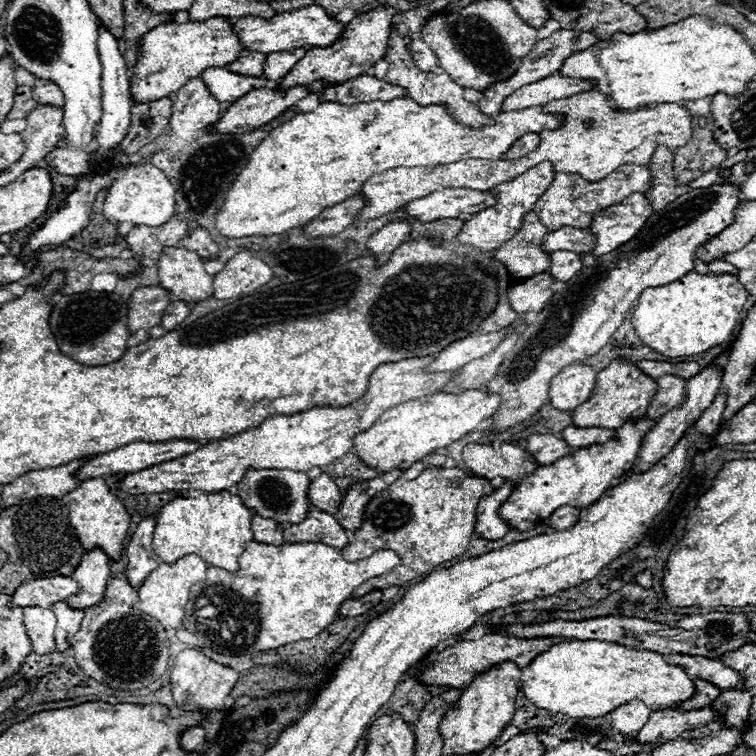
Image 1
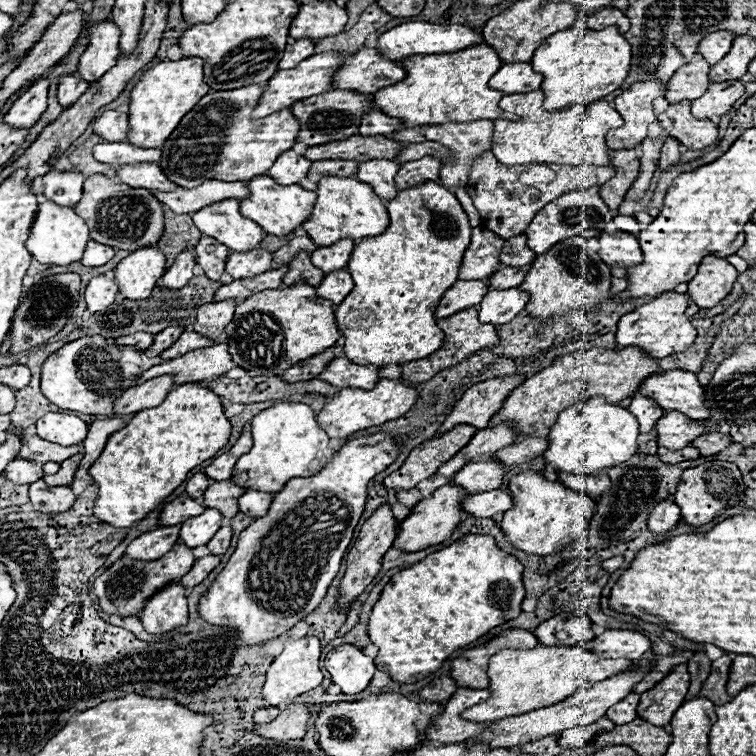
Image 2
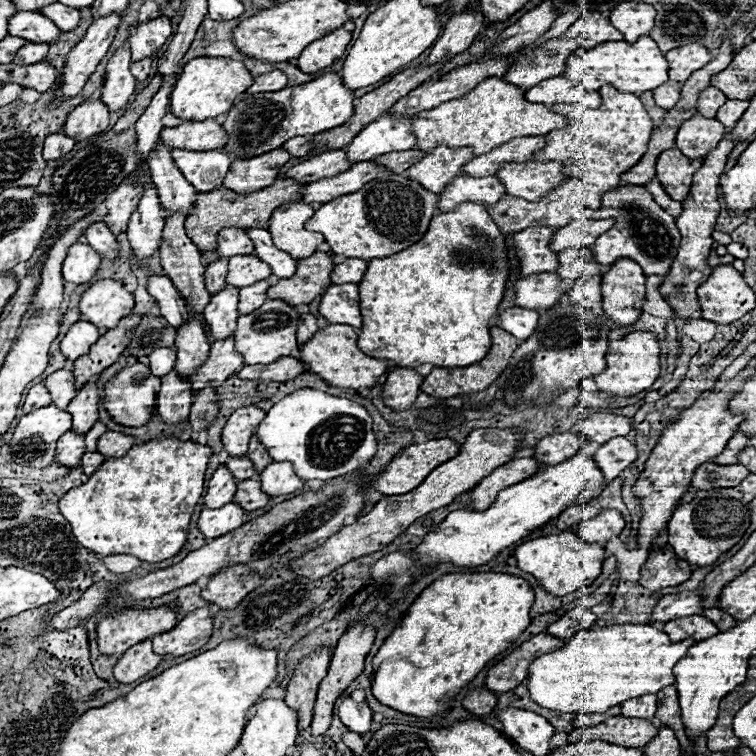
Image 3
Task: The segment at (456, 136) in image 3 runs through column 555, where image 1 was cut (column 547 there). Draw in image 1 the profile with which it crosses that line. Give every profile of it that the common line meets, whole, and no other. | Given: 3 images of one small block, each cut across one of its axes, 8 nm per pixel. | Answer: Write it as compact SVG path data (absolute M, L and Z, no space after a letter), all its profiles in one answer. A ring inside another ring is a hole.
M396 98L392 102L362 102L362 104L338 104L338 102L322 102L316 110L306 114L296 114L290 122L280 124L264 138L254 152L250 154L248 166L238 174L228 190L226 202L216 218L216 228L230 238L242 236L274 236L282 234L290 228L300 228L312 222L322 210L332 208L356 194L364 182L380 172L392 172L398 166L414 168L433 167L430 178L434 178L436 164L454 164L468 158L478 160L500 160L504 152L524 134L528 132L544 132L556 130L564 124L564 116L546 114L544 108L524 108L520 112L500 112L494 116L492 126L470 128L456 122L446 106L420 106L410 98Z

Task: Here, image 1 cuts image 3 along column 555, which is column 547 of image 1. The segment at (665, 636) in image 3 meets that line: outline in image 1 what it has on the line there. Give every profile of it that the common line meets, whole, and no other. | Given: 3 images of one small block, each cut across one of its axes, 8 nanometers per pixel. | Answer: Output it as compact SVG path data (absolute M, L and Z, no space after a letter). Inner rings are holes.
M562 640L548 652L536 656L530 670L534 676L522 682L522 690L532 704L572 718L600 718L610 712L606 722L622 734L636 734L648 722L652 710L678 710L678 706L696 692L694 680L682 668L664 662L660 654L632 650L616 642Z

